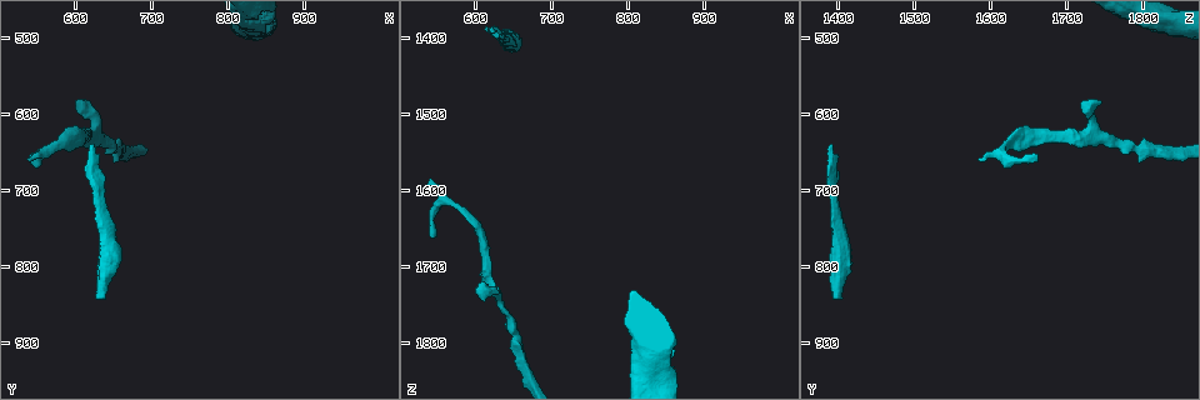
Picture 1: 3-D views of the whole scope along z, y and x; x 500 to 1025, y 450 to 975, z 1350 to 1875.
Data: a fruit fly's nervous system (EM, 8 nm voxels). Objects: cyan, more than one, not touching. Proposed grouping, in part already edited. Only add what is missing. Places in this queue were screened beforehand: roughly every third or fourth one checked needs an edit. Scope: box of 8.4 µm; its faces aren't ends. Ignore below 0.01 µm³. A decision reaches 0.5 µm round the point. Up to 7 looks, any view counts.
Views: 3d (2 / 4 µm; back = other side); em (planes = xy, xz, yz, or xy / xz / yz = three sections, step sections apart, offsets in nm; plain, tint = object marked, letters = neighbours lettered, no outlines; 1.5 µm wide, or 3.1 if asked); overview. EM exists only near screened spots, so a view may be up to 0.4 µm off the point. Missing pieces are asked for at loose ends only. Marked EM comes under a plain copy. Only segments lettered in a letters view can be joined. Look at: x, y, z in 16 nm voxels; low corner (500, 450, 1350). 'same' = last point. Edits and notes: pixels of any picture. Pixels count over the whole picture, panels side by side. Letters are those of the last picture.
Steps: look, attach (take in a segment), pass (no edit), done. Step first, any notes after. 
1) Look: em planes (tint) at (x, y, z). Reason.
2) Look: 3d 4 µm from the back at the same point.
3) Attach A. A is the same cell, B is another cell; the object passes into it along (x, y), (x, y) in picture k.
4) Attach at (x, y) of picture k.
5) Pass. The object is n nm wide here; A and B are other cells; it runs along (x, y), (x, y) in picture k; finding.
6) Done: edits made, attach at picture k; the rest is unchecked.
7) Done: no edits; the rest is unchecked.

Look: 3d 2 µm at (540, 660, 1585). Thin end.

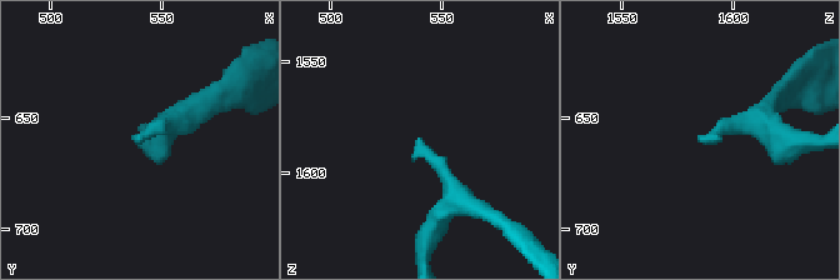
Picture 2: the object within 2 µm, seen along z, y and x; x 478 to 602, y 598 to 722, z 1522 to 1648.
Look: em yz step 4 (letters) at (541, 662, 1586). Need the tissue.

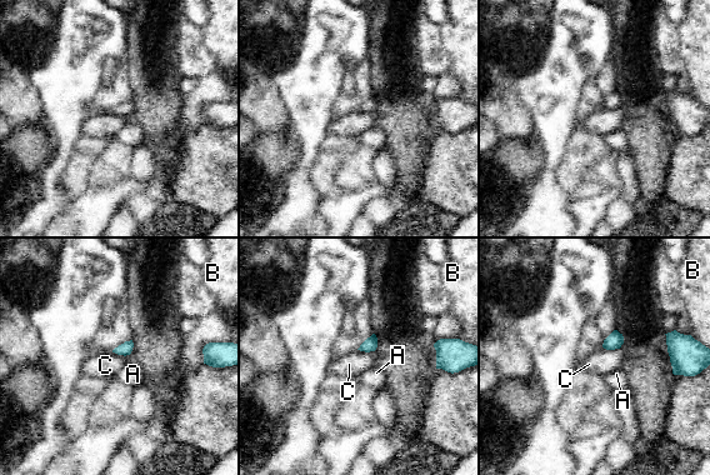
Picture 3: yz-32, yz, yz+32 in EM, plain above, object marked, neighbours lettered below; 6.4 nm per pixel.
Pass. A, B and C are other cells; none of them fits.

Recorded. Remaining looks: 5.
Look: em xz step 8 (tint) at (605, 580, 1745). Branch stops here.

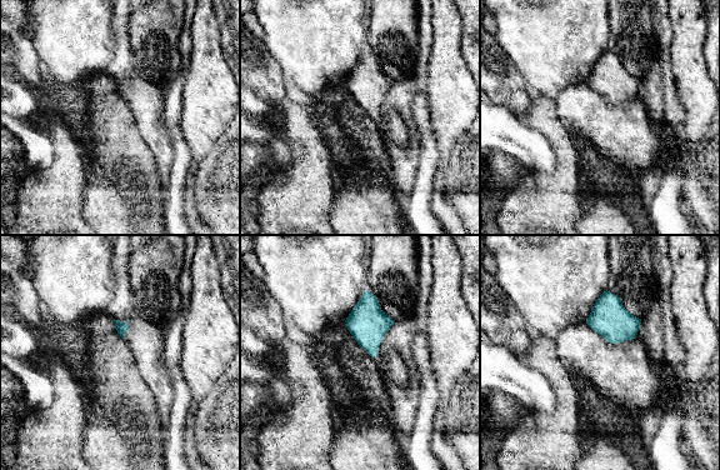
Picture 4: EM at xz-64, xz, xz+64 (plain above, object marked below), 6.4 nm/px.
Look: em xz step 8 (letters) at the same point.

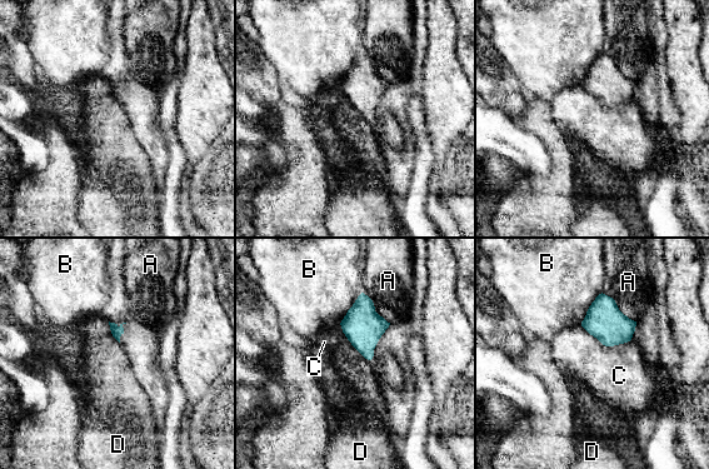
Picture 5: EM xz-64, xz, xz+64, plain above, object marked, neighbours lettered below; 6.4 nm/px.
Pass. A, B, C and D are other cells; a border runs along (340, 324), (346, 339), (369, 360) in picture 5; none of them fits.

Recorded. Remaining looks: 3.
Look: em yz step 8 (tint) at (625, 840, 1390). An open end.

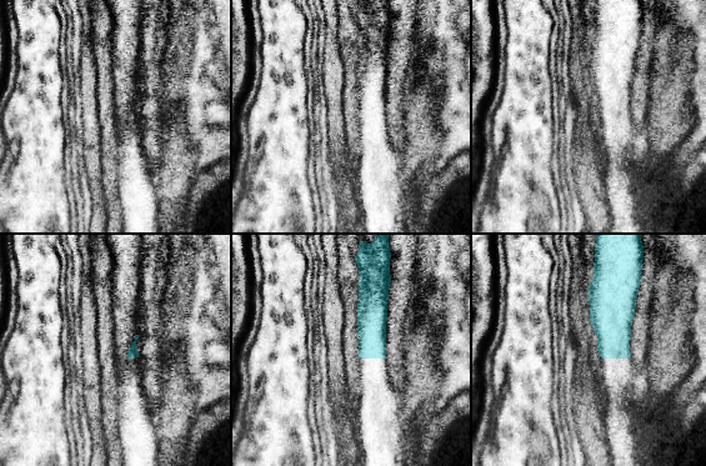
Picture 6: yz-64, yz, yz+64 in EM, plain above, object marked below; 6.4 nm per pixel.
Look: em planes (letters) at the same point.

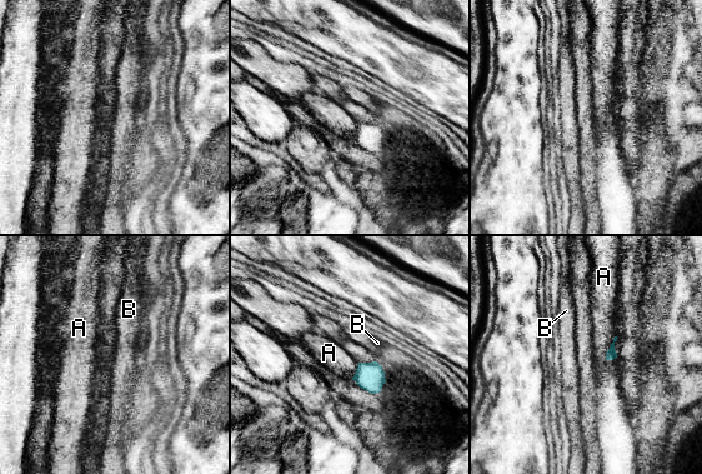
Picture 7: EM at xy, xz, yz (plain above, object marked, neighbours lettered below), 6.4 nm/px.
Pass. A and B are other cells; a border runs along (615, 337), (605, 359) in picture 7; none of them fits.

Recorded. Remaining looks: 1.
Done: no edits; the rest is unchecked.

